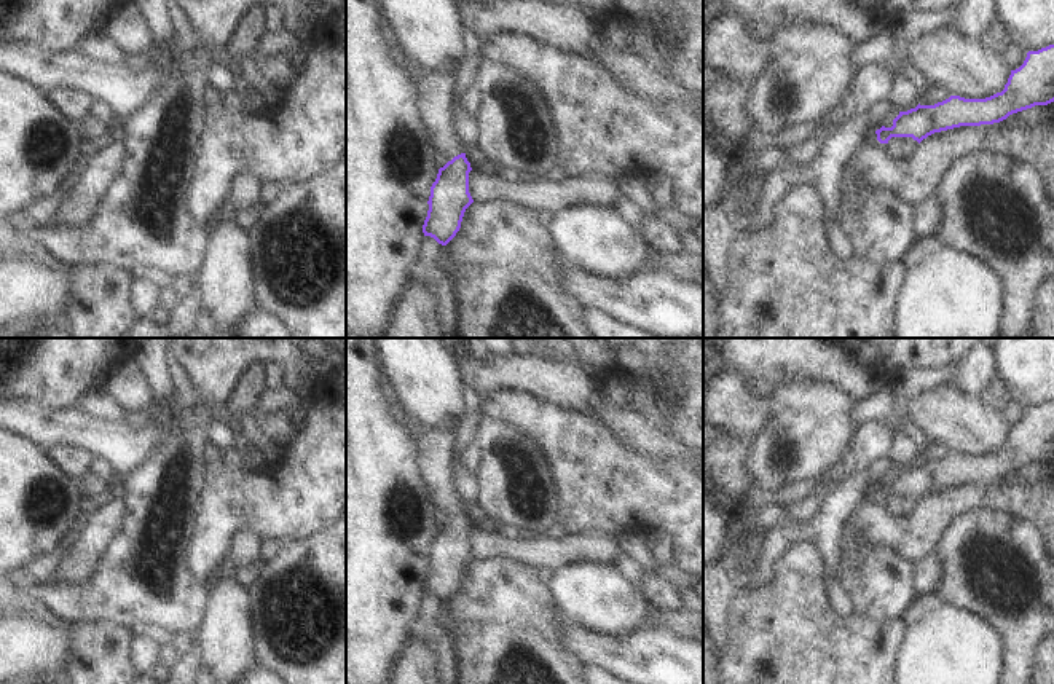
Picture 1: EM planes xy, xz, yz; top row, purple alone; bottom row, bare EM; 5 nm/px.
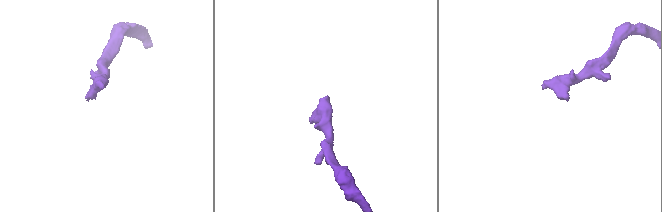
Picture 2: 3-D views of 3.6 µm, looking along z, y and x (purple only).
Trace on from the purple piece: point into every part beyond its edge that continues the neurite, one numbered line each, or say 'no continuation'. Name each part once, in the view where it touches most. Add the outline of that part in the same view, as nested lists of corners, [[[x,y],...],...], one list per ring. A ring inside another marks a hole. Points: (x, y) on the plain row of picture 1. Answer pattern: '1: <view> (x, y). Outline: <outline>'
1: xz (434, 447). Outline: [[[395,403],[389,407],[389,413],[408,430],[418,445],[418,470],[437,512],[443,512],[451,518],[464,510],[466,504],[456,493],[451,475],[453,434],[423,427]]]

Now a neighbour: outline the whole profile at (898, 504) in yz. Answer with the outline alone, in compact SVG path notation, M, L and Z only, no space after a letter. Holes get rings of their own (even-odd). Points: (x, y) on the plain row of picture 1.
M891 494L887 509L898 517L907 517L917 505L918 499L912 494Z

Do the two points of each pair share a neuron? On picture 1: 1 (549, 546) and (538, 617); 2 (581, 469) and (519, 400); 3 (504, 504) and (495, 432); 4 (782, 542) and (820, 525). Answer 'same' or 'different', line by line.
1: different
2: same
3: same
4: same

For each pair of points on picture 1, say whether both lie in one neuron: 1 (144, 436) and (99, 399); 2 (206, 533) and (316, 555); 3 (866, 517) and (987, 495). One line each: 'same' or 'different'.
1: different
2: different
3: same

